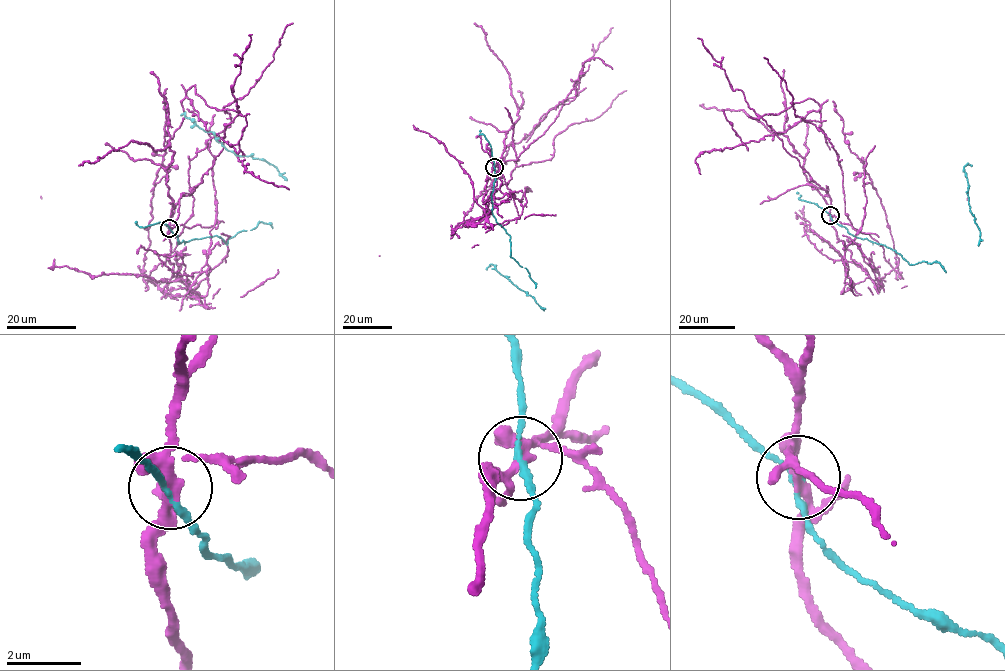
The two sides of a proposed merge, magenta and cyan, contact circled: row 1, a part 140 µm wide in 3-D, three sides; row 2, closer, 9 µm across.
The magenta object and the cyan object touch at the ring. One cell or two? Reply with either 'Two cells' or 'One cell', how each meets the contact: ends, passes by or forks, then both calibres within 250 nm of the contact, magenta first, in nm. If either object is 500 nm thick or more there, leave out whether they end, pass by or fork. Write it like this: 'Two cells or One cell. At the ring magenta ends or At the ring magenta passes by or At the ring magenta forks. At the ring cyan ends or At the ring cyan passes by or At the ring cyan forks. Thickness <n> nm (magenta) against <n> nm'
Two cells. At the ring magenta forks. At the ring cyan passes by. Thickness 200 nm (magenta) against 150 nm

